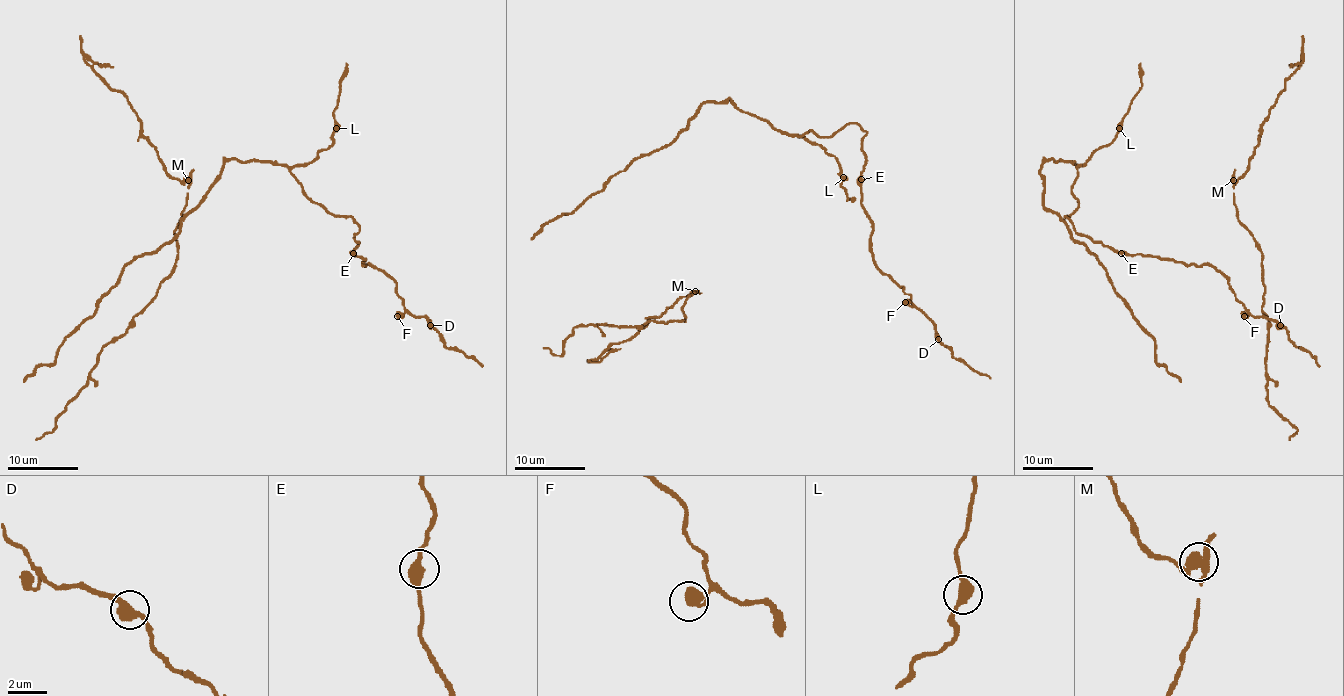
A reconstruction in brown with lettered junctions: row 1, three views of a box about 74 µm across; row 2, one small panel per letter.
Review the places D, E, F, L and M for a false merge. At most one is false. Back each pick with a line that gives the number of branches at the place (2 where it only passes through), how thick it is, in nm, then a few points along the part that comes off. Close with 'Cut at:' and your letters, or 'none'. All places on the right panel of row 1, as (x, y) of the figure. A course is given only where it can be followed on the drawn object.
M: Branches: 2. Thickness 440 nm. Course of the part to remove: (1233, 179), (1238, 179), (1247, 170), (1268, 111), (1282, 91), (1284, 81), (1302, 61), (1303, 35)
Cut at: M

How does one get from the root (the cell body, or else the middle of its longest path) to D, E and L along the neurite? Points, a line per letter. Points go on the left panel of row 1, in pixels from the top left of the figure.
D: (112, 286), (176, 235), (227, 162), (265, 160), (350, 216), (353, 255), (430, 325)
E: (112, 286), (128, 263), (176, 235), (230, 160), (285, 165), (309, 198), (357, 223), (353, 253)
L: (112, 286), (128, 263), (158, 251), (176, 235), (227, 162), (265, 160), (297, 167), (329, 147), (336, 128)

